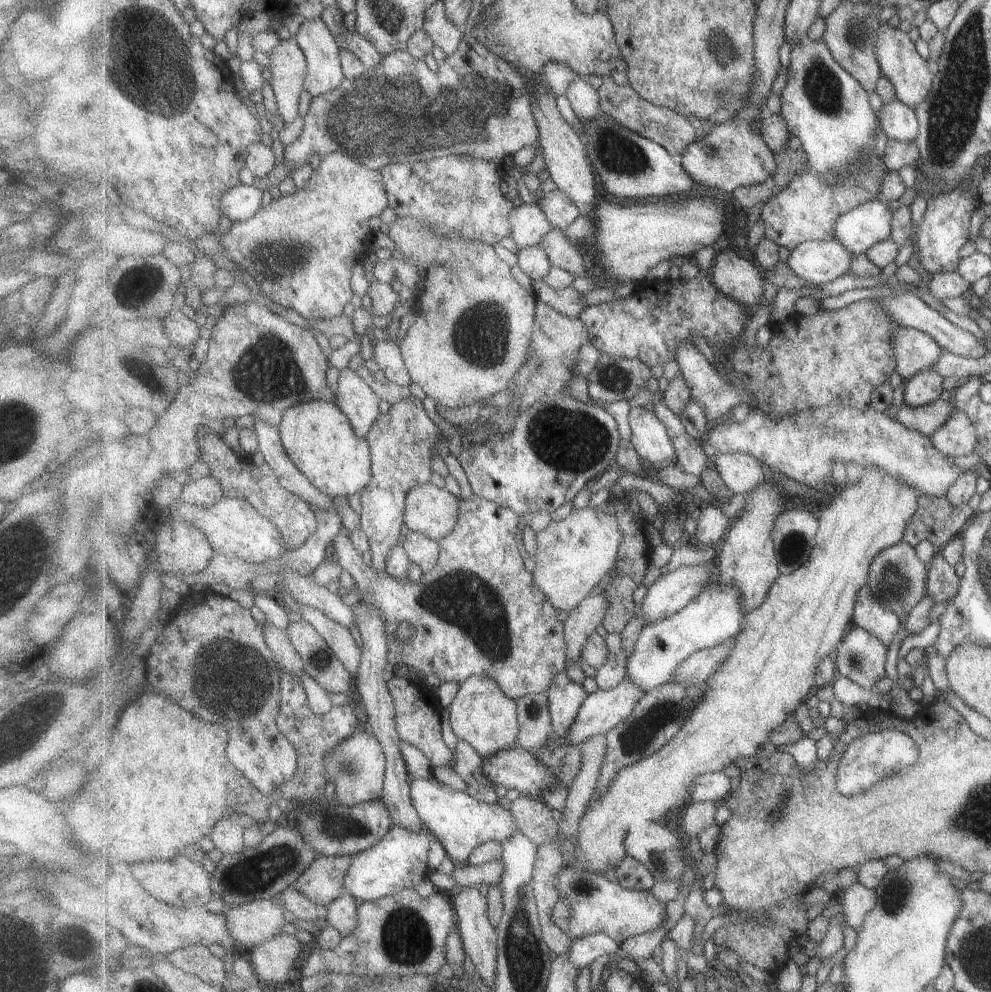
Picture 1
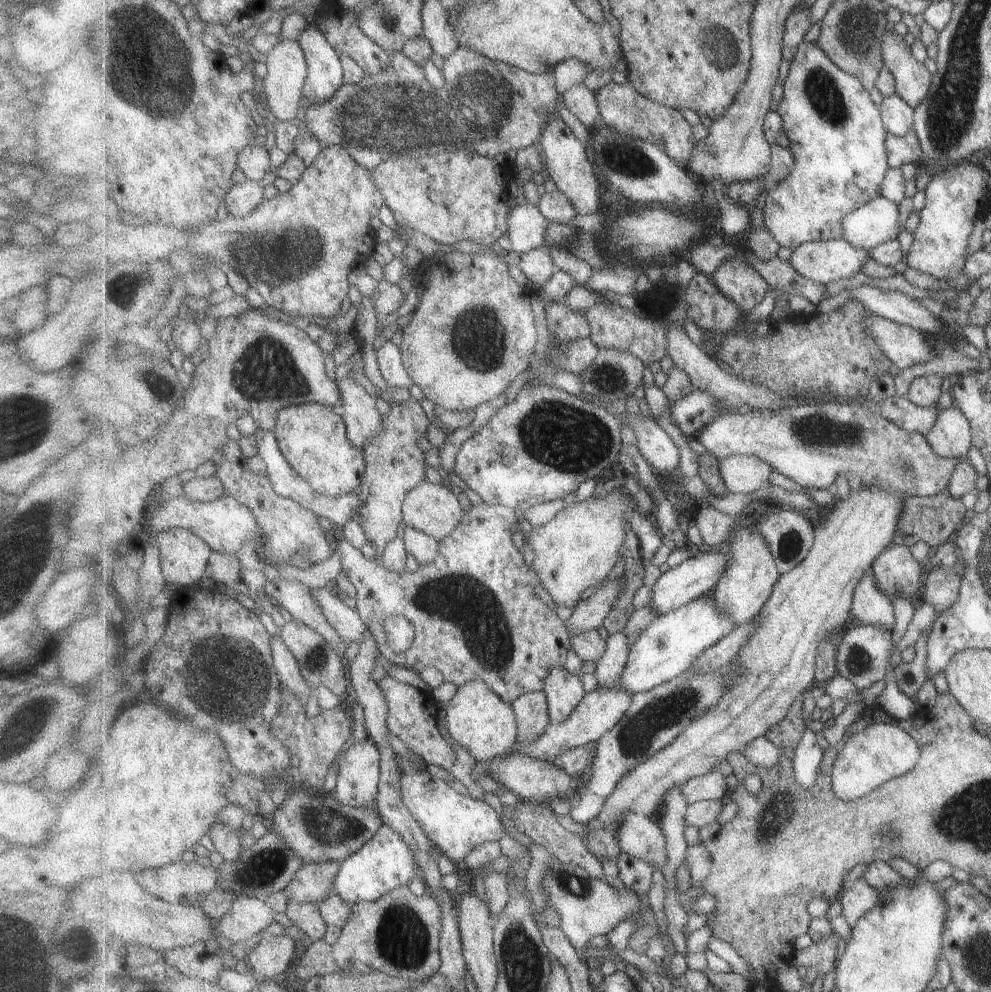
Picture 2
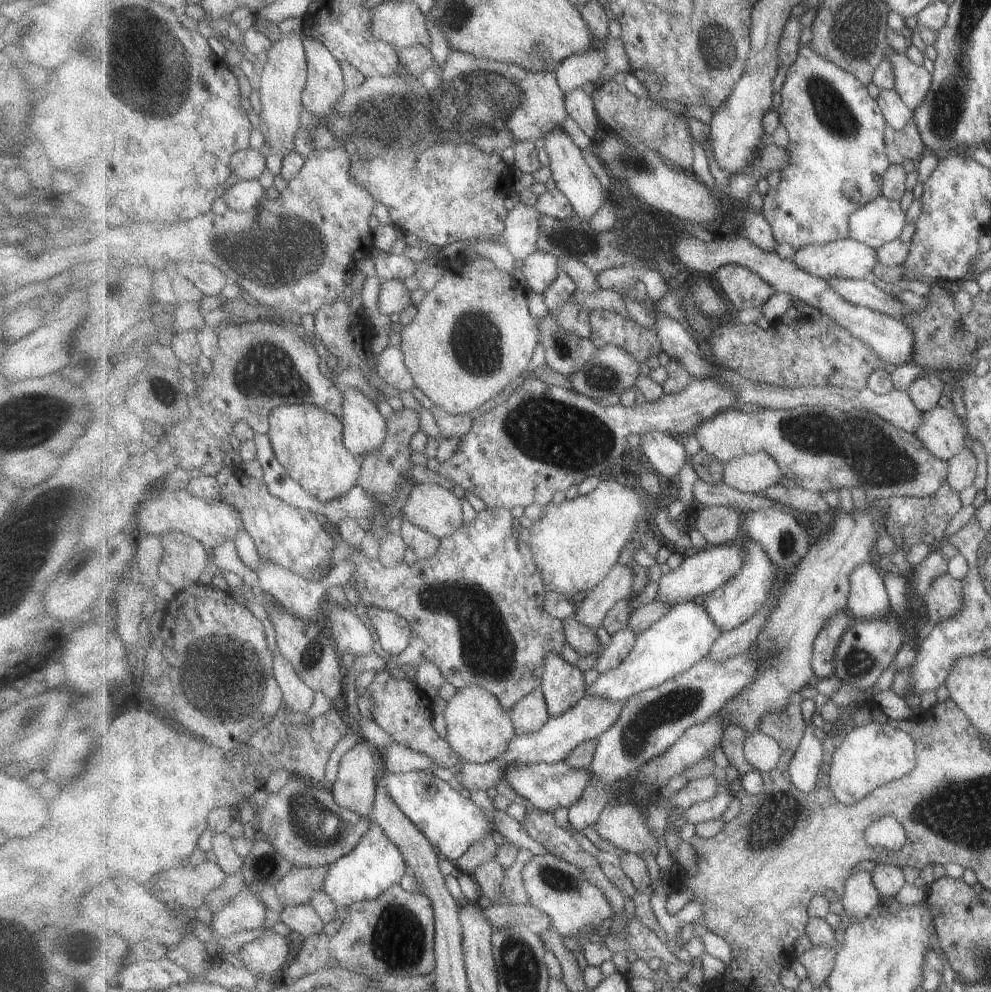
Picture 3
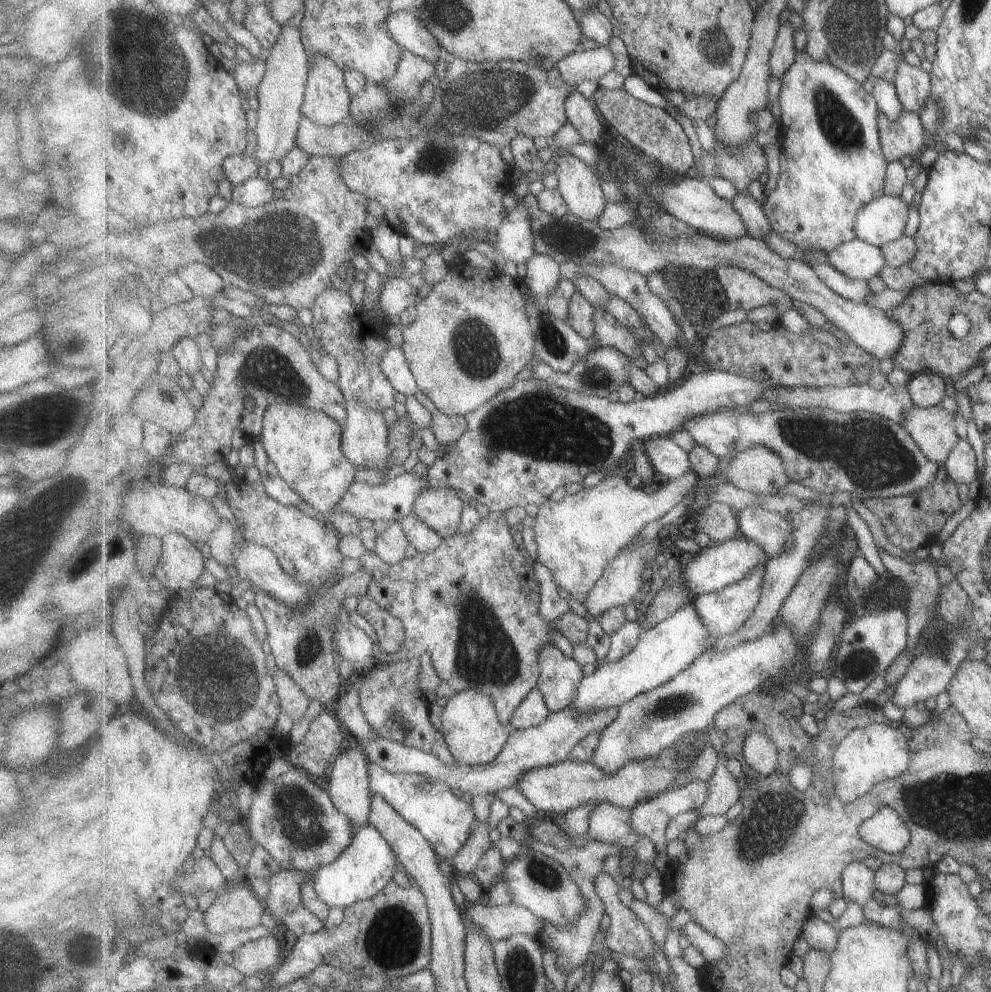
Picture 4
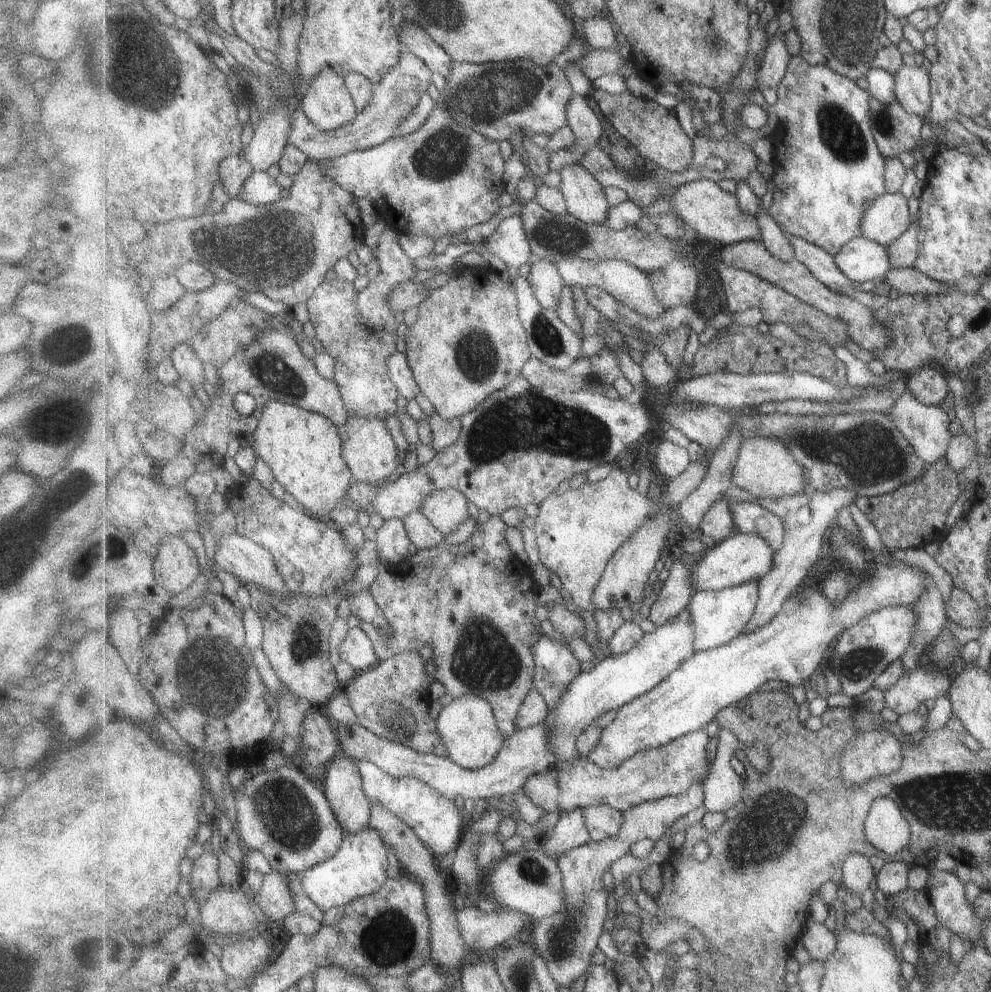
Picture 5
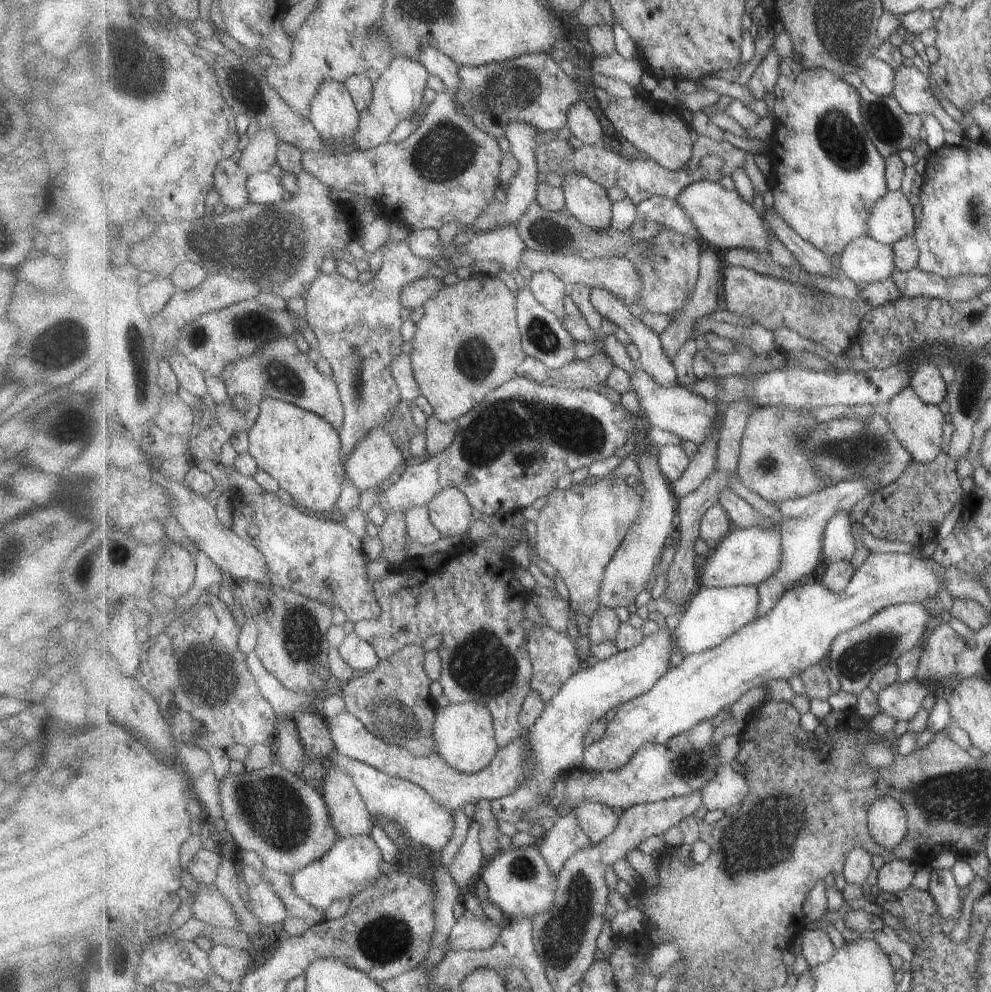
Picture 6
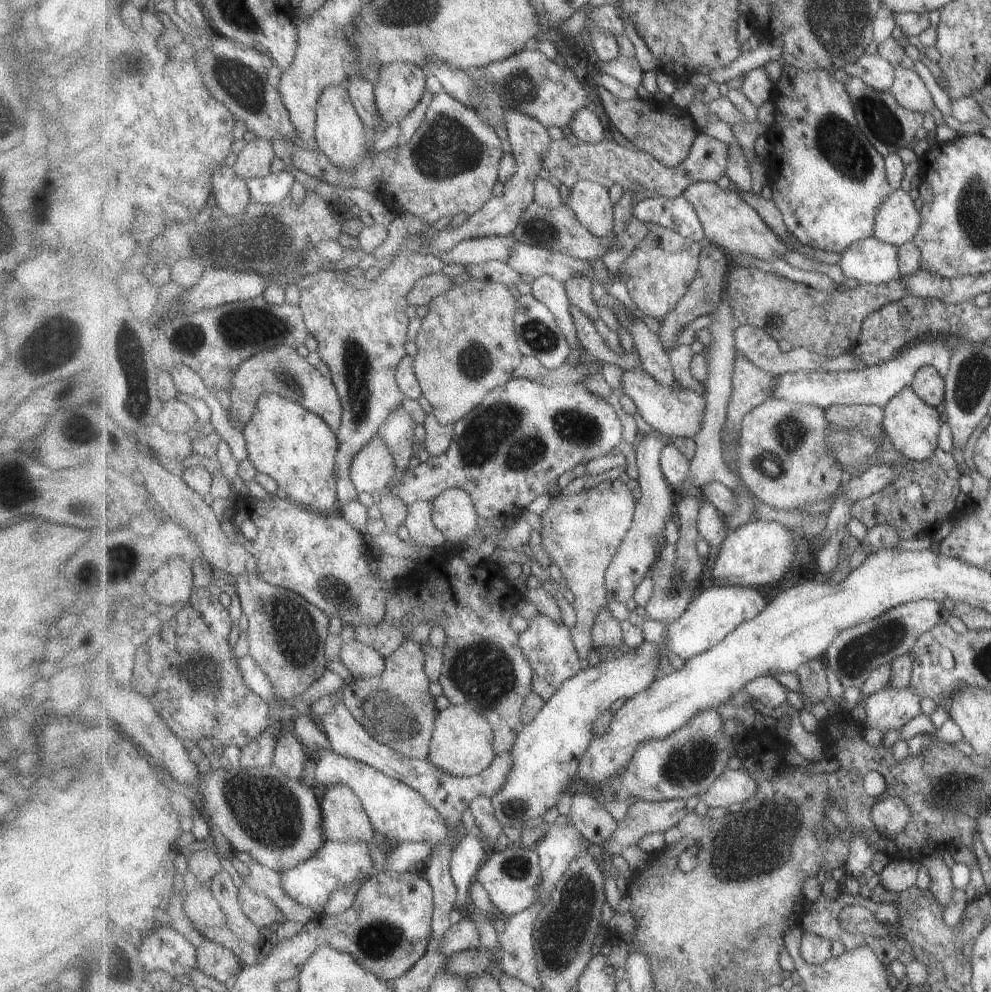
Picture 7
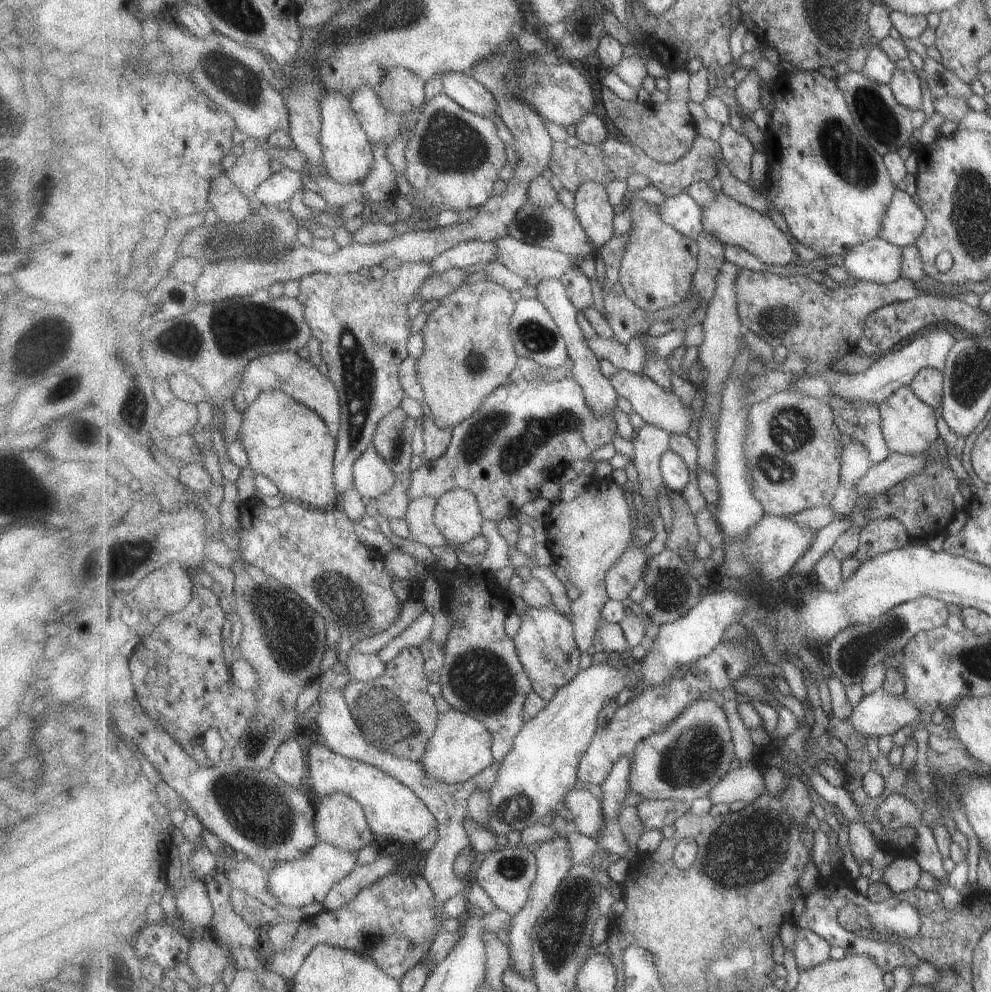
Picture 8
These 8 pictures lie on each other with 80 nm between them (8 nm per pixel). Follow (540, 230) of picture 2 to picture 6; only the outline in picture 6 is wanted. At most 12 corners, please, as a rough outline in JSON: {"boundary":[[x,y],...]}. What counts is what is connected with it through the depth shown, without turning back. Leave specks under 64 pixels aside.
{"boundary":[[518,225],[470,237],[457,250],[520,270],[527,243]]}

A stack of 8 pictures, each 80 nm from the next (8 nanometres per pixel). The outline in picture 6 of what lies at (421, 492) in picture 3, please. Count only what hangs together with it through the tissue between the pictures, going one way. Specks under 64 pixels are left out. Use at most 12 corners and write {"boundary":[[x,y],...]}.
{"boundary":[[457,487],[427,504],[445,536],[469,532],[473,505]]}

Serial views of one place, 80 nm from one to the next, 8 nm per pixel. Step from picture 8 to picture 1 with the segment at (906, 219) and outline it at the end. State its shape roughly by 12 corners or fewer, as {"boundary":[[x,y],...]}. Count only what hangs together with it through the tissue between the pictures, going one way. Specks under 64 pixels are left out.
{"boundary":[[873,198],[846,212],[836,238],[853,255],[892,234],[891,205]]}

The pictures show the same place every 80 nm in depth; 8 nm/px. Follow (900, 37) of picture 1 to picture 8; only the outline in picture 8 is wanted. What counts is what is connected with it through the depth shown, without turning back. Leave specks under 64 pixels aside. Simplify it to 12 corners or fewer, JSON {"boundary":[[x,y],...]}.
{"boundary":[[909,58],[888,84],[907,108],[923,108],[923,84]]}

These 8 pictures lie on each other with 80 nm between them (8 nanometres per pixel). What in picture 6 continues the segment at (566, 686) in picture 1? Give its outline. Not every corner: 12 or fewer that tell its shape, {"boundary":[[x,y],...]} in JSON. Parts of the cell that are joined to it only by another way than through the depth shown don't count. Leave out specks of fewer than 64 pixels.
{"boundary":[[535,624],[528,648],[532,690],[548,705],[581,671],[567,633]]}

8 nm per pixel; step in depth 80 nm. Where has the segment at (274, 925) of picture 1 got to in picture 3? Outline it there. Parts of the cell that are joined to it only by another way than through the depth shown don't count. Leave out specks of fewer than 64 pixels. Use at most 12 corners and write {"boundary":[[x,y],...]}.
{"boundary":[[249,887],[212,915],[220,938],[261,930],[267,906]]}

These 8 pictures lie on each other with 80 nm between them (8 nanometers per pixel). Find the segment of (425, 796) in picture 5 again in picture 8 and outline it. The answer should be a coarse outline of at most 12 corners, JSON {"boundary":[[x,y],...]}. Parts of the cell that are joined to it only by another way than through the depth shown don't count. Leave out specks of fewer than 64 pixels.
{"boundary":[[316,738],[307,786],[364,808],[380,842],[415,846],[439,827],[412,788]]}

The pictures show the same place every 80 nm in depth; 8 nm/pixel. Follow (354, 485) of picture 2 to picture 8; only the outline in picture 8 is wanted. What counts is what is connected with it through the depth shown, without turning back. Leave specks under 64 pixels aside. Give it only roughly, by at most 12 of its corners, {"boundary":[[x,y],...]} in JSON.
{"boundary":[[279,389],[243,413],[237,436],[256,475],[323,510],[335,438]]}

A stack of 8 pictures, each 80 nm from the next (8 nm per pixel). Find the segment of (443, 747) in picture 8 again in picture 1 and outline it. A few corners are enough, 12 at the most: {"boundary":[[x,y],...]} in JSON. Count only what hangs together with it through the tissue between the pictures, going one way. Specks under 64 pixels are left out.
{"boundary":[[473,675],[447,708],[484,758],[517,746],[515,699]]}

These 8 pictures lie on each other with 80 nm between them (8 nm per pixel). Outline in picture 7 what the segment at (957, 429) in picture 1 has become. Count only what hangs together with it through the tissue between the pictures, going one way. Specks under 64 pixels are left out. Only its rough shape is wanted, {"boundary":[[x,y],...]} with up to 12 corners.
{"boundary":[[906,386],[884,406],[885,436],[910,461],[938,449],[936,407]]}

